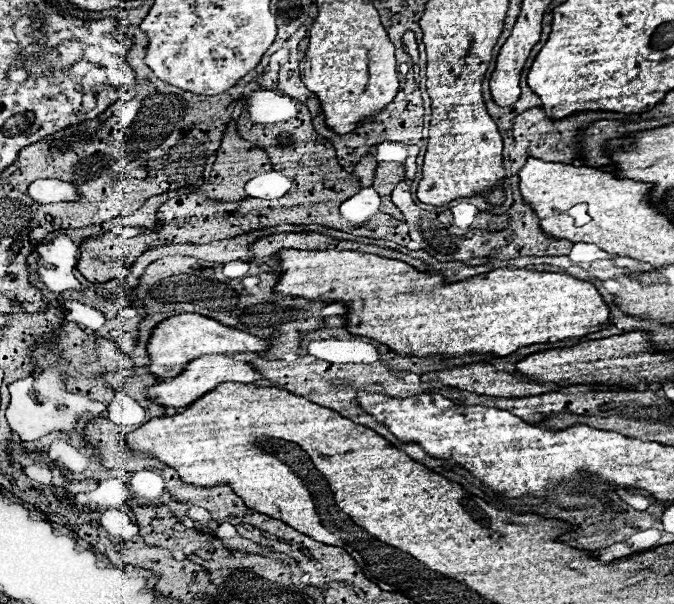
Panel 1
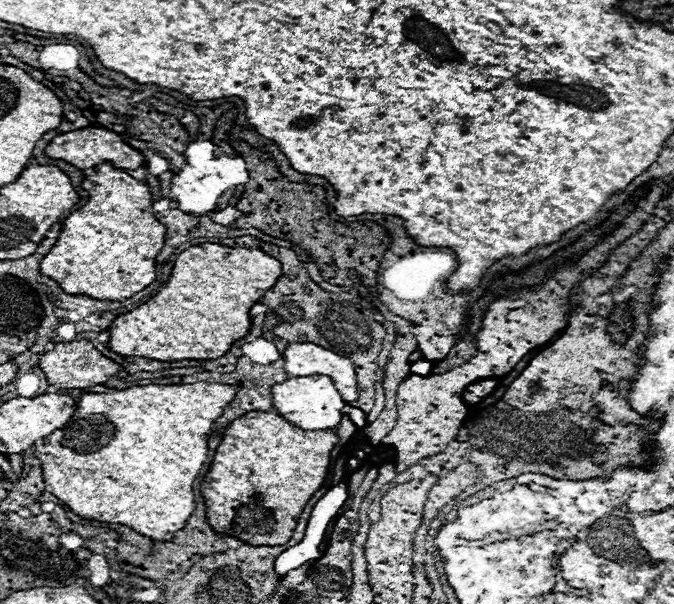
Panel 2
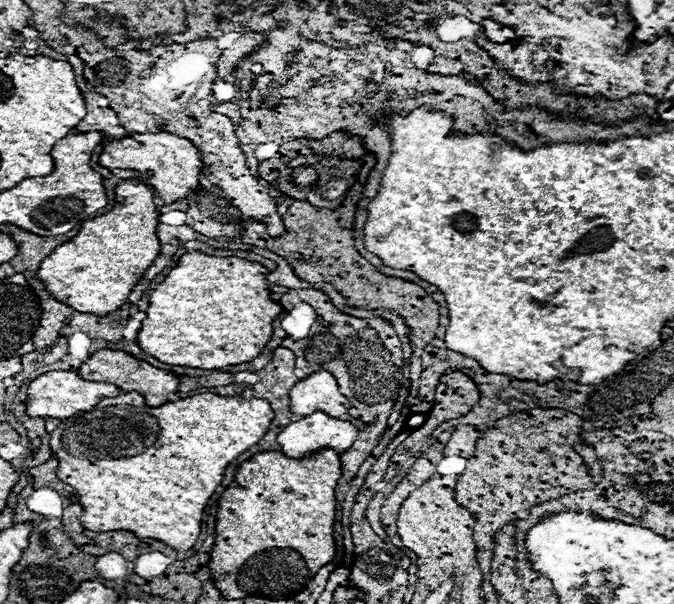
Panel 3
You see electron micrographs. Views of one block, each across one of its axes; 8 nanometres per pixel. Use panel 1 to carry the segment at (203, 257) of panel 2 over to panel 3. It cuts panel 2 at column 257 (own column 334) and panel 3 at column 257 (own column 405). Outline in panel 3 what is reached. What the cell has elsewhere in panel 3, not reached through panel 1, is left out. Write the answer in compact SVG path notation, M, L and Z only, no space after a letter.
M186 252L178 266L166 276L164 282L160 282L152 292L150 292L150 306L146 310L146 320L142 320L142 326L140 326L140 332L138 332L138 338L136 338L136 344L148 354L148 356L154 356L156 360L164 362L164 364L174 364L174 366L188 366L188 368L200 368L200 370L220 370L224 366L234 366L234 364L242 364L242 362L250 362L254 360L262 348L266 346L266 342L270 340L272 336L272 322L274 318L284 310L278 302L274 302L270 298L270 290L268 290L268 282L266 282L266 276L268 276L268 268L258 264L258 262L250 262L250 260L244 260L244 258L222 258L222 256L208 256L208 254L202 254L202 252Z

